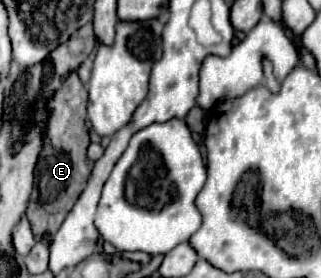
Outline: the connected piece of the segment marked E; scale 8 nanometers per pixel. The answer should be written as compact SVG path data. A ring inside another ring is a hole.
M73 72L63 82L61 90L51 100L51 118L49 128L45 134L45 146L39 156L37 168L35 168L35 188L27 206L27 218L33 226L35 236L43 234L55 234L59 226L63 224L65 216L81 196L81 192L87 186L87 180L91 176L91 164L87 158L87 146L89 146L89 128L87 128L87 88L81 84L79 76ZM31 210L37 210L35 216L31 216Z

